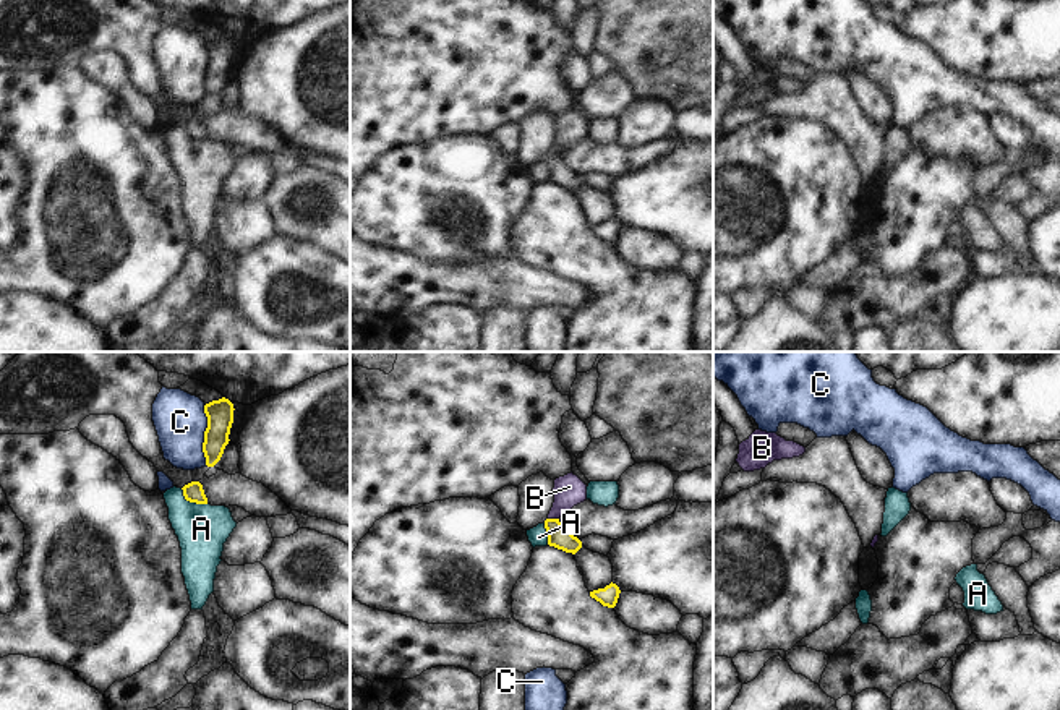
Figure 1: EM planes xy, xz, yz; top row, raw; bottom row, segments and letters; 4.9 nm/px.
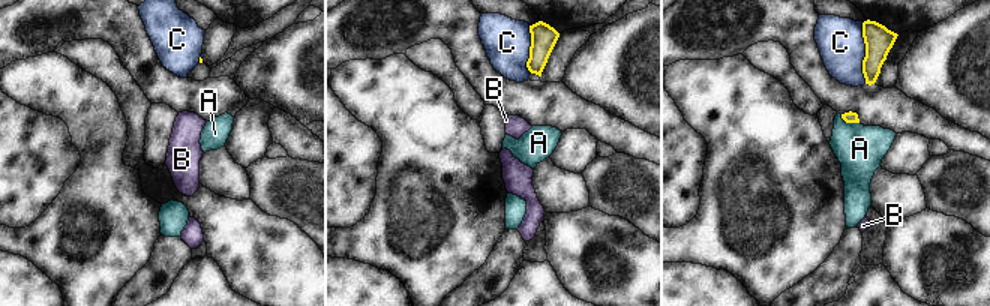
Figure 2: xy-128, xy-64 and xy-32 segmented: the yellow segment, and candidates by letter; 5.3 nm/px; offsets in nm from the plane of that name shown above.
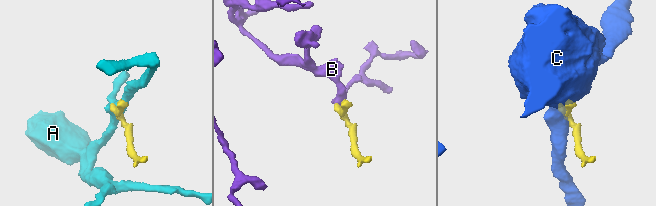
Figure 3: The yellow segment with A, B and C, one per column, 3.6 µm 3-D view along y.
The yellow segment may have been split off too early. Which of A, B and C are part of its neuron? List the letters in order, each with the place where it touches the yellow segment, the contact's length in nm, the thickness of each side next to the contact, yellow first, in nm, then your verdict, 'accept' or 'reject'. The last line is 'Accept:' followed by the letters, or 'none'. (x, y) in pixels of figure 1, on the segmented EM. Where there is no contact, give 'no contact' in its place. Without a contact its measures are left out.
A: meets yellow in xy at (192, 501); contact 160 nm long; 100 nm thick on the yellow side, 260 nm on the other; reject
B: meets yellow in xz at (553, 519); contact 60 nm long; 110 nm thick on the yellow side, 160 nm on the other; accept
C: meets yellow in xy at (205, 435); contact 300 nm long; 130 nm thick on the yellow side, 260 nm on the other; reject
Accept: B

